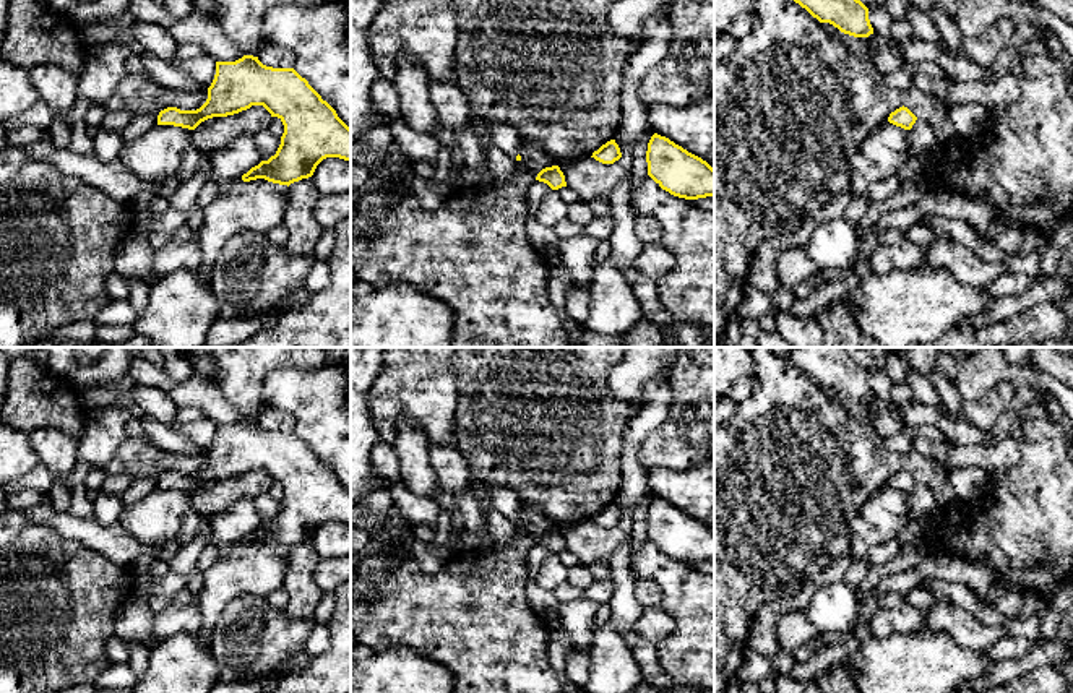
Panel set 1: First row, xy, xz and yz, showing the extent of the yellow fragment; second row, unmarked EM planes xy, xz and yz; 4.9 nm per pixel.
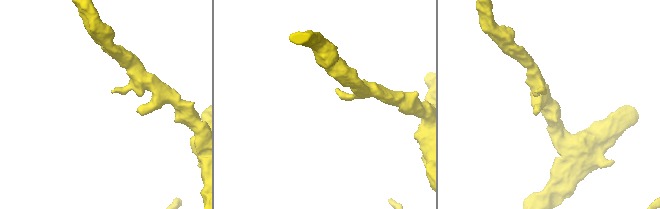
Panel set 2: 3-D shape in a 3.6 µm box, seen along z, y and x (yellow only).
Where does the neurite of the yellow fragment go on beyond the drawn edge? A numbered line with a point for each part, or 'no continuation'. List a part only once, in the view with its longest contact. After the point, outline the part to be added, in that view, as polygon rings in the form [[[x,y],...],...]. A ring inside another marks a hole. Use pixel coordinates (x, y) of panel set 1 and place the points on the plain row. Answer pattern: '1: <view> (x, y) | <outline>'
no continuation

